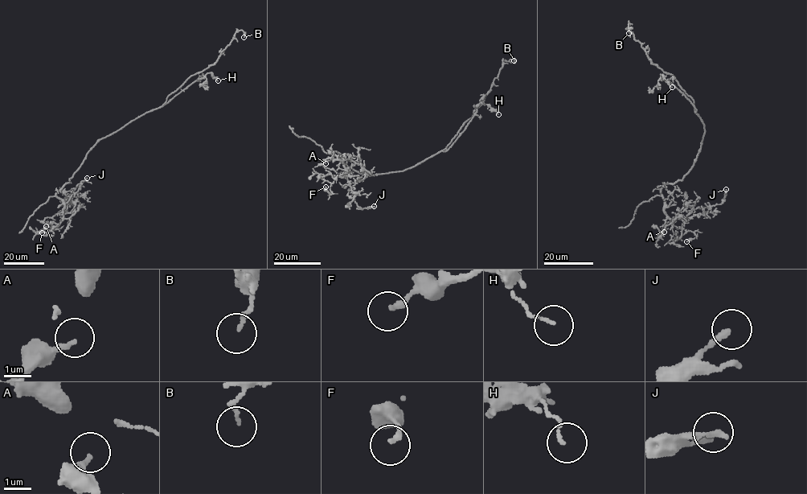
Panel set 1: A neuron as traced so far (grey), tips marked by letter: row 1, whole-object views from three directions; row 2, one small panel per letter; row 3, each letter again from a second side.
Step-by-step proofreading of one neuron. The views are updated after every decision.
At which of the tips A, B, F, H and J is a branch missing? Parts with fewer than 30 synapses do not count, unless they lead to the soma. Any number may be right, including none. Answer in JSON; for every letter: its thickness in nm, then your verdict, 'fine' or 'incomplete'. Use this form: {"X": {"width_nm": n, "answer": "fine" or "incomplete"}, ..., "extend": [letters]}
{"A": {"width_nm": 190, "answer": "fine"}, "B": {"width_nm": 130, "answer": "fine"}, "F": {"width_nm": 190, "answer": "fine"}, "H": {"width_nm": 80, "answer": "fine"}, "J": {"width_nm": 240, "answer": "fine"}, "extend": []}

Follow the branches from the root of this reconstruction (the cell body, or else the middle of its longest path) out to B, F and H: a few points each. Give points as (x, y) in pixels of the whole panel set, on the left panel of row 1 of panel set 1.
B: (117, 130), (159, 108), (166, 97), (191, 76), (215, 63), (236, 31), (242, 30), (243, 37)
F: (117, 130), (96, 142), (69, 183), (56, 193), (65, 213), (57, 227), (52, 229), (47, 222), (42, 232)
H: (117, 130), (145, 113), (162, 106), (207, 73), (218, 80)

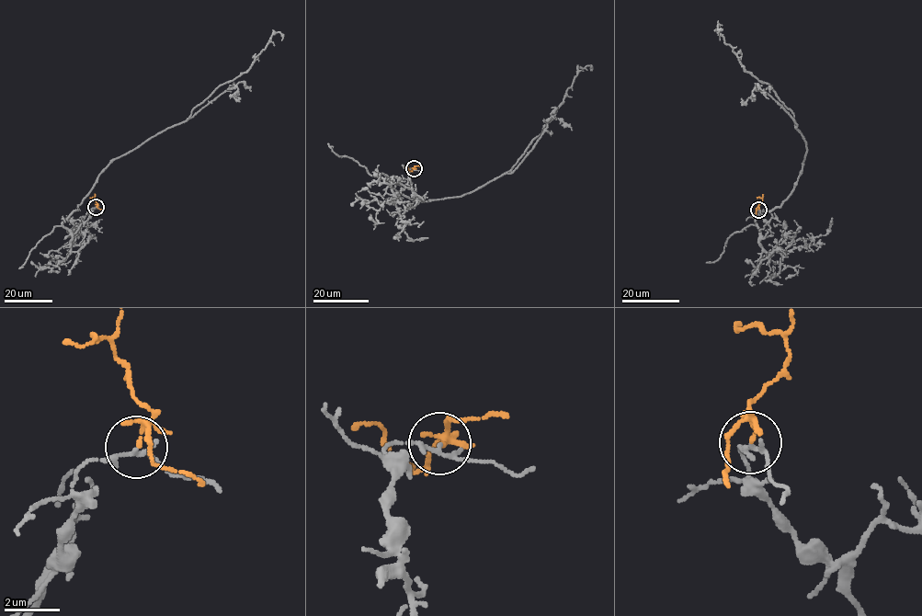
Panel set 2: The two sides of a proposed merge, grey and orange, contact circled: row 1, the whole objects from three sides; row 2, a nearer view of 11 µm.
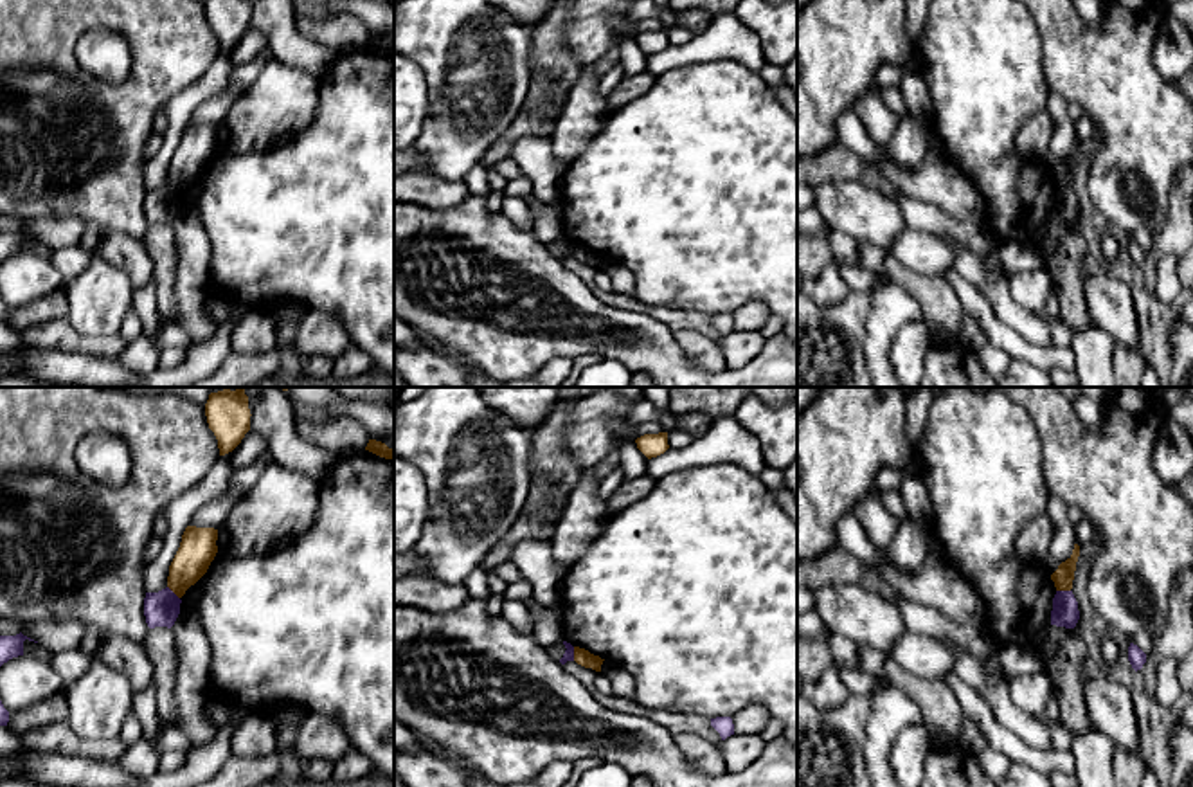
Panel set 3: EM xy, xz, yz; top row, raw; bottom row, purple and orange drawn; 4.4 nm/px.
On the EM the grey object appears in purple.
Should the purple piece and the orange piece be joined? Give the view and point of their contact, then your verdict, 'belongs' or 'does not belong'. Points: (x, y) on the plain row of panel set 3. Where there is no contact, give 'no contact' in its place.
xz (573, 251) | does not belong

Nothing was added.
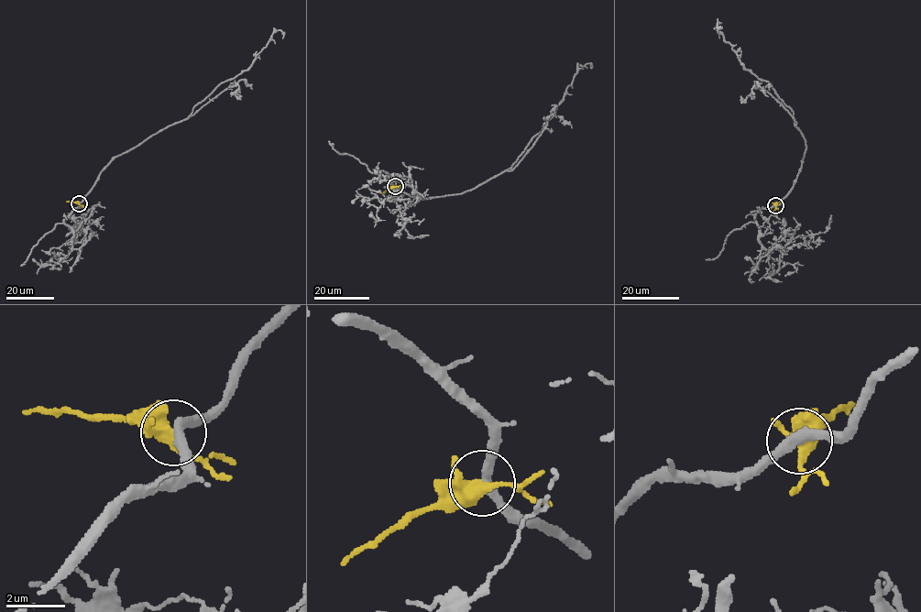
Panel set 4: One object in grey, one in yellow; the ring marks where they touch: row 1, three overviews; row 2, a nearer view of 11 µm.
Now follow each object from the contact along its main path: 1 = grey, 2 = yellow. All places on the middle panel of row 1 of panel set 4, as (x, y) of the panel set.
1: (395, 186), (411, 196), (424, 199), (461, 194), (510, 169), (561, 101), (577, 65), (590, 65)
2: (395, 186), (381, 194)

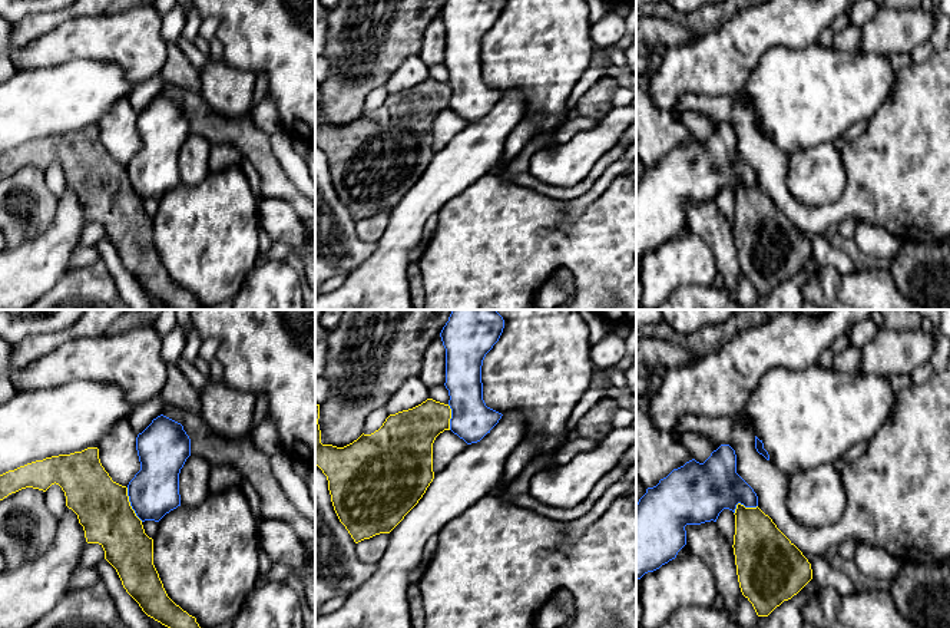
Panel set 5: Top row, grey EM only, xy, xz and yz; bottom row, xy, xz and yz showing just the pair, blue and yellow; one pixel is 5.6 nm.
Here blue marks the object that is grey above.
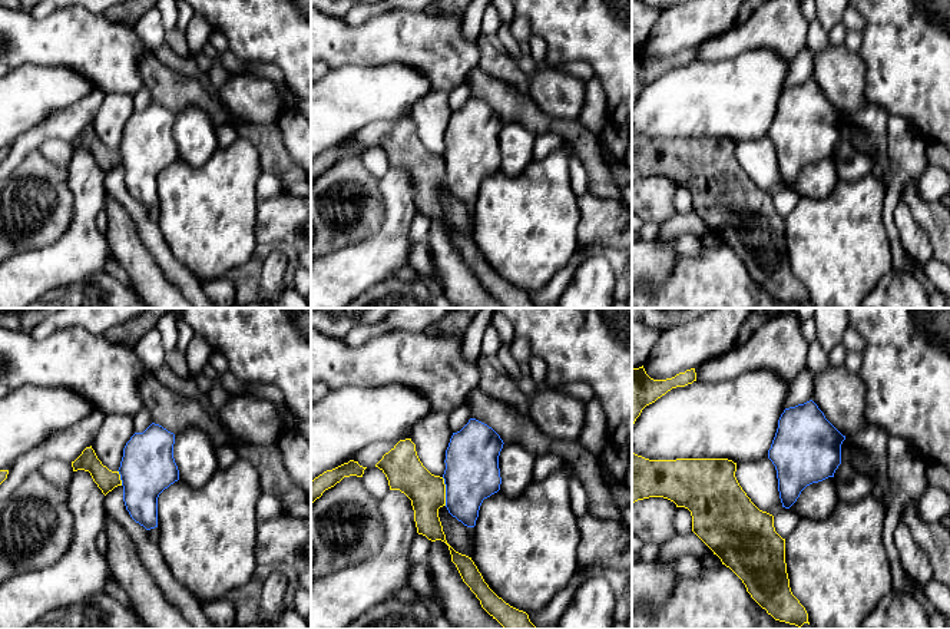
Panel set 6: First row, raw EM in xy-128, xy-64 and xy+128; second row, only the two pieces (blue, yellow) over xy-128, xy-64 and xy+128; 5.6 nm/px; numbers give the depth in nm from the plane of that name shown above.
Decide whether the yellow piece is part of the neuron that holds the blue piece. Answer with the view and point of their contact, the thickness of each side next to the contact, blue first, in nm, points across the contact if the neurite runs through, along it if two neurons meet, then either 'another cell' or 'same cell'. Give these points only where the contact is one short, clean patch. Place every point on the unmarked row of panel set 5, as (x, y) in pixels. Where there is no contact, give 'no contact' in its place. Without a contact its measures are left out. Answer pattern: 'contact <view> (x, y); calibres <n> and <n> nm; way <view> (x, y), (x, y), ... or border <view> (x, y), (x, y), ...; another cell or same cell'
contact xy (131, 184); calibres 280 and 300 nm; border xy (126, 167), (129, 184), (142, 200); another cell

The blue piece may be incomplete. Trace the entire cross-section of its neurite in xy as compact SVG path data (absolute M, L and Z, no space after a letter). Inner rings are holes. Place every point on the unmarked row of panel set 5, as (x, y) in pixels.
M163 93L138 113L140 149L128 163L136 195L159 201L181 185L179 152L191 135L191 118L183 105Z

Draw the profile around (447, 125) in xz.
M451 109L440 112L433 122L433 151L444 149L464 128L467 122Z

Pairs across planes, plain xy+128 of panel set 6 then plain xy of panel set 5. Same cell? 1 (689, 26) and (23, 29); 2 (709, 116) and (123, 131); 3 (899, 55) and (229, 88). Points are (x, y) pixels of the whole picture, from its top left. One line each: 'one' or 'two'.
1: one
2: two
3: two

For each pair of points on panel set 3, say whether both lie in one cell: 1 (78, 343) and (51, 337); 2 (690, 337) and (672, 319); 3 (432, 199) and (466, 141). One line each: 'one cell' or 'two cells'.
1: one cell
2: two cells
3: two cells

